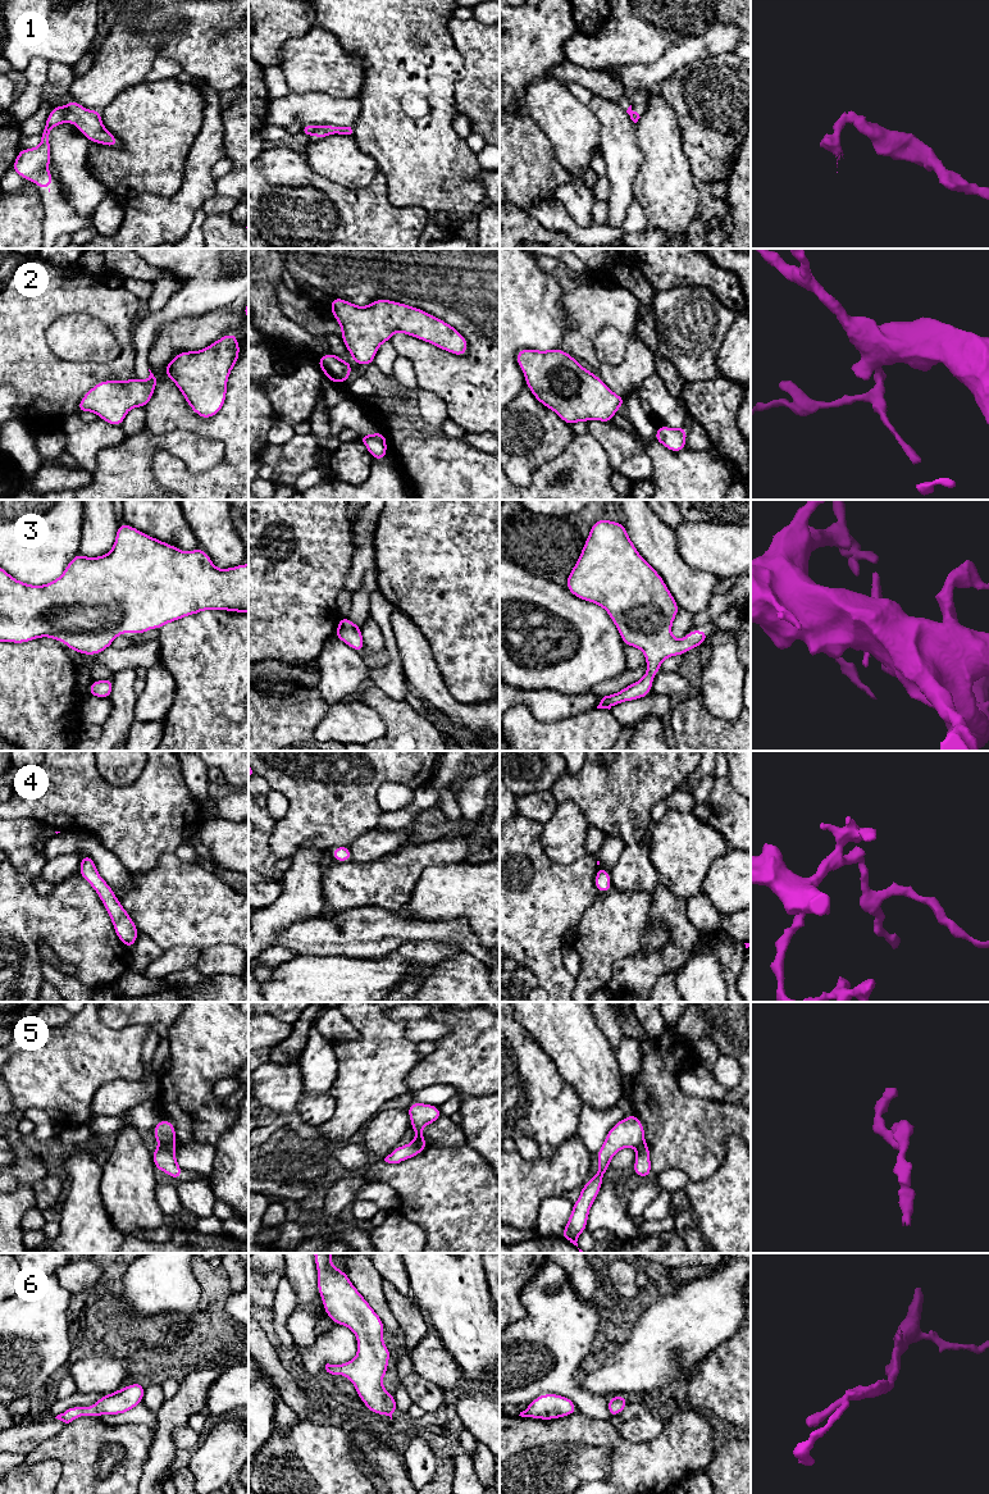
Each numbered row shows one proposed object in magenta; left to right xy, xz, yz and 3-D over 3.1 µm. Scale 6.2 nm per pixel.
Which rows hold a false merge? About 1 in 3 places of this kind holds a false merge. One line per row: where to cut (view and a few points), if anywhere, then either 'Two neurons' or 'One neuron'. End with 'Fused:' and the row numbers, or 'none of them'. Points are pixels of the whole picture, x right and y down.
1: Split along xy (64, 110), (63, 119). Two neurons
2: No split. One neuron
3: No split. One neuron
4: No split. One neuron
5: Split along xy (159, 1142), (174, 1147). Two neurons
6: No split. One neuron
Fused: 1, 5

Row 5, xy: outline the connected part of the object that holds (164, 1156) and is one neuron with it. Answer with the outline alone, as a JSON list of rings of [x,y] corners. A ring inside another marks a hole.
[[[159,1143],[158,1148],[152,1151],[151,1154],[156,1170],[164,1171],[178,1181],[184,1170],[177,1163],[176,1147]]]

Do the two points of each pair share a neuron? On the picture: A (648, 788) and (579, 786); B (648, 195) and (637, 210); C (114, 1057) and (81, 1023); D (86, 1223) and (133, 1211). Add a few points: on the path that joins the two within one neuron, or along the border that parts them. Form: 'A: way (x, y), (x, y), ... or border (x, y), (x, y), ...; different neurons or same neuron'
A: way (632, 788), (596, 788); same neuron
B: border (634, 197), (645, 214), (648, 227); different neurons
C: way (105, 1052), (85, 1032); same neuron
D: border (99, 1189), (101, 1202), (112, 1223), (126, 1235); different neurons

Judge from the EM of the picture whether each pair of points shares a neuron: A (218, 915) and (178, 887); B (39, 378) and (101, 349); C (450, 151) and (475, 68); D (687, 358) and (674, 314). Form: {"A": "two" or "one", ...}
{"A": "one", "B": "two", "C": "two", "D": "one"}

